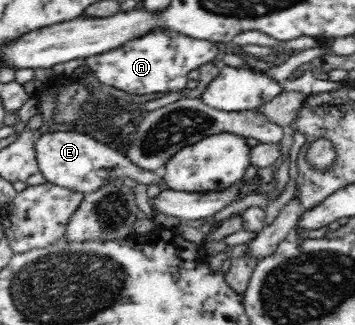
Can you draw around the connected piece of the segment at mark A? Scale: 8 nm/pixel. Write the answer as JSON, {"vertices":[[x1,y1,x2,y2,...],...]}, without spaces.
{"vertices":[[156,27,139,38,126,41,118,48,88,57,84,60,102,84,114,86,133,94,150,94,184,90,188,86,188,74,206,62,220,58,219,44,200,38,183,39,168,27]]}

